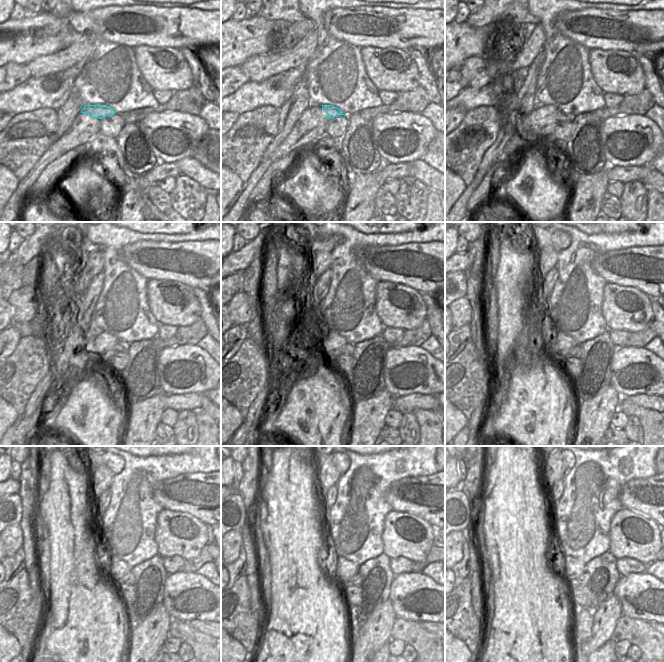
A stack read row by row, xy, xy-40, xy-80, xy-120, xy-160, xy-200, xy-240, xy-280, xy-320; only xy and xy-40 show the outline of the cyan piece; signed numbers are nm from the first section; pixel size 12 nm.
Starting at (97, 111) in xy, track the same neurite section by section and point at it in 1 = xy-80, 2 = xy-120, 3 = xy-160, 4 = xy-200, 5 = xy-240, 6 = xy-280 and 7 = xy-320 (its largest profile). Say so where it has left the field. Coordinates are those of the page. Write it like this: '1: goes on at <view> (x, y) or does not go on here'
1: goes on at xy-80 (560, 115)
2: goes on at xy-120 (121, 347)
3: goes on at xy-160 (348, 349)
4: goes on at xy-200 (574, 352)
5: goes on at xy-240 (129, 578)
6: goes on at xy-280 (355, 580)
7: goes on at xy-320 (582, 580)

